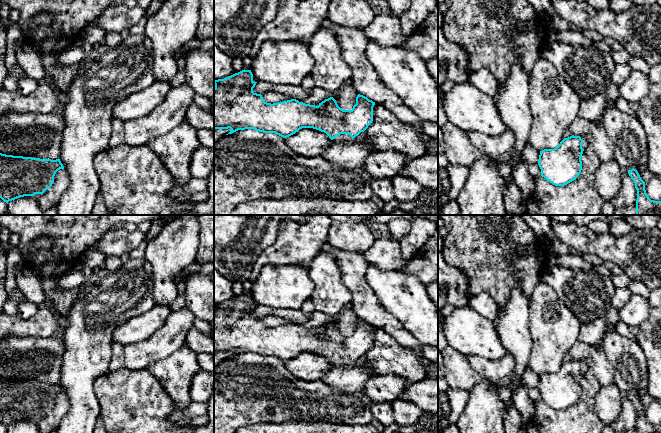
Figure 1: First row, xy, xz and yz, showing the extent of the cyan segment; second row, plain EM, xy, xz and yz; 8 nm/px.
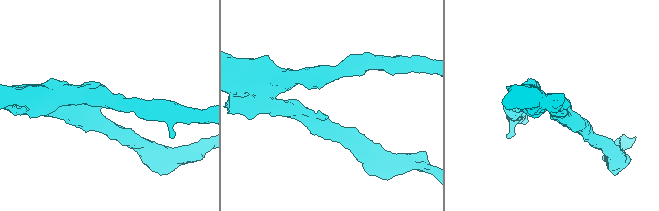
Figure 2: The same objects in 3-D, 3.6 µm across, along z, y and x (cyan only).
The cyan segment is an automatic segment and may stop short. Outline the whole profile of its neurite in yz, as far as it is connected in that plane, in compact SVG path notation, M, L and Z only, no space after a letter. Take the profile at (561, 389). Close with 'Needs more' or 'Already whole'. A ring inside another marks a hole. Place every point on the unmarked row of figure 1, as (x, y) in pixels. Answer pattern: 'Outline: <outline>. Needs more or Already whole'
Outline: M586 359L564 362L554 373L540 375L538 389L541 400L555 410L576 404L582 394L581 380L589 369Z. Needs more

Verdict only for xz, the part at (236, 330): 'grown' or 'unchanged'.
grown

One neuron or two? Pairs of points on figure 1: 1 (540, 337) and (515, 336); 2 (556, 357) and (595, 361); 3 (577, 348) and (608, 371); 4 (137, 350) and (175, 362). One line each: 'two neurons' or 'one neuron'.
1: two neurons
2: two neurons
3: one neuron
4: two neurons

